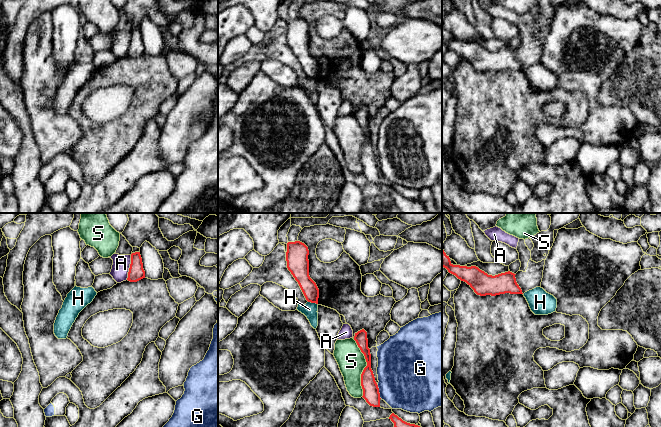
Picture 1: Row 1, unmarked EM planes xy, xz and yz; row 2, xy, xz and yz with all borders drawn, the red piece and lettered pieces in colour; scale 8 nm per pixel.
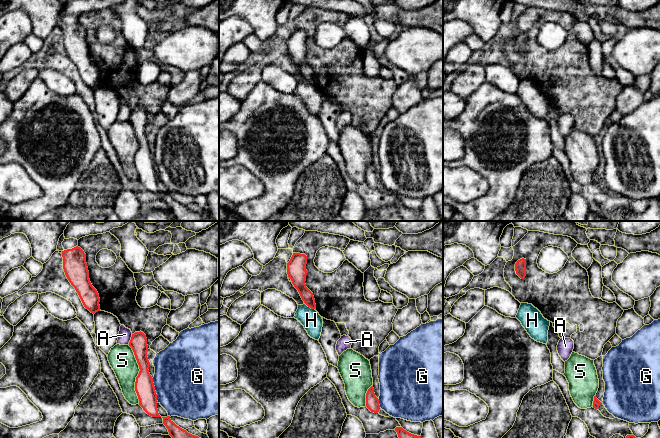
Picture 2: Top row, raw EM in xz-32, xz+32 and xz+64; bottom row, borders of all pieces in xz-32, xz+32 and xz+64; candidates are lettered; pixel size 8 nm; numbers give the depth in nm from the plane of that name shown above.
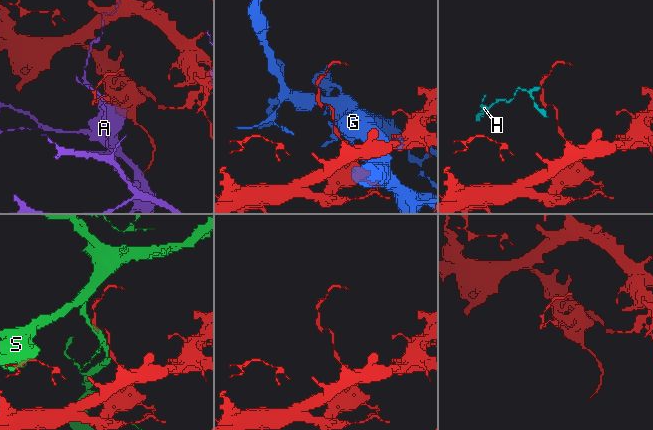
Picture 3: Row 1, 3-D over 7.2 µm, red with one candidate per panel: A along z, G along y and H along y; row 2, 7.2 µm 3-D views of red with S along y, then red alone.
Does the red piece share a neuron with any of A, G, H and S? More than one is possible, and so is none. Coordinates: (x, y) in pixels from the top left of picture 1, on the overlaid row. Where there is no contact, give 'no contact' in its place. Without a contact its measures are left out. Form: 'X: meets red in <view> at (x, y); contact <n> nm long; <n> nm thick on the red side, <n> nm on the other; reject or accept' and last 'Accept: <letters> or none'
A: meets red in xy at (130, 267); contact 200 nm long; 130 nm thick on the red side, 140 nm on the other; reject
G: meets red in xz at (378, 392); contact 120 nm long; 130 nm thick on the red side, 460 nm on the other; reject
H: meets red in xz at (313, 302); contact 80 nm long; 130 nm thick on the red side, 110 nm on the other; reject
S: meets red in xz at (364, 368); contact 460 nm long; 130 nm thick on the red side, 220 nm on the other; reject
Accept: none

